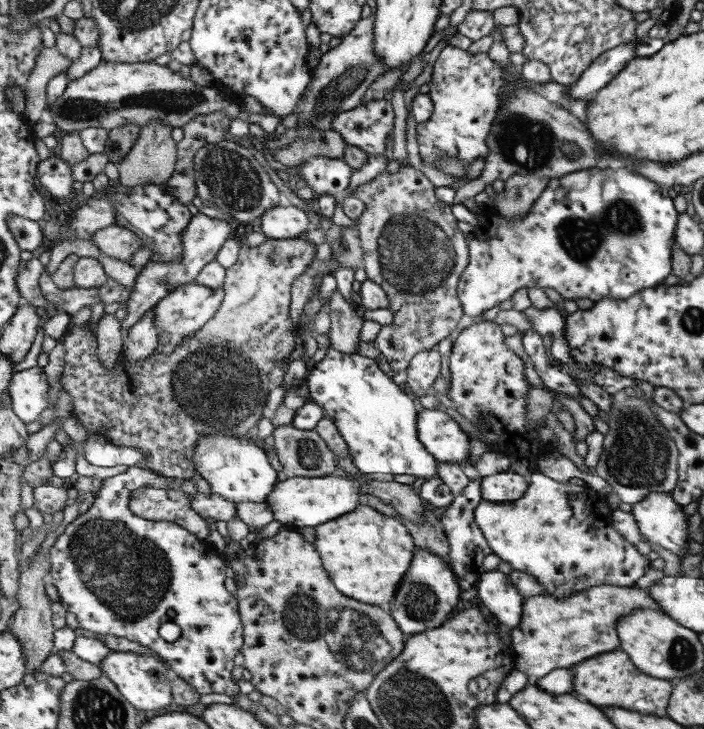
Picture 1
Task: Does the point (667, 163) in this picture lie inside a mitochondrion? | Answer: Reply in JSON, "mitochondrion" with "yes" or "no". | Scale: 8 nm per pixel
{"mitochondrion":"no"}

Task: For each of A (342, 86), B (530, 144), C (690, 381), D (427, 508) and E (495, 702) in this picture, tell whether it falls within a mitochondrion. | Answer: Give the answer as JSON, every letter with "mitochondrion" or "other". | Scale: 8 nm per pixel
{"A":"mitochondrion","B":"mitochondrion","C":"other","D":"other","E":"other"}

